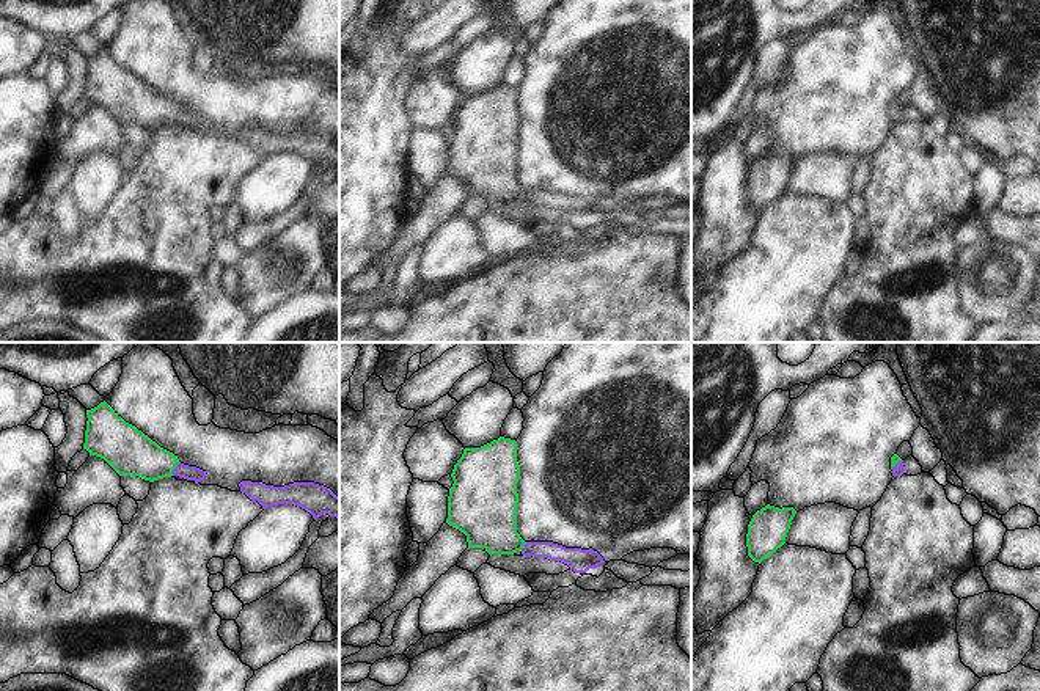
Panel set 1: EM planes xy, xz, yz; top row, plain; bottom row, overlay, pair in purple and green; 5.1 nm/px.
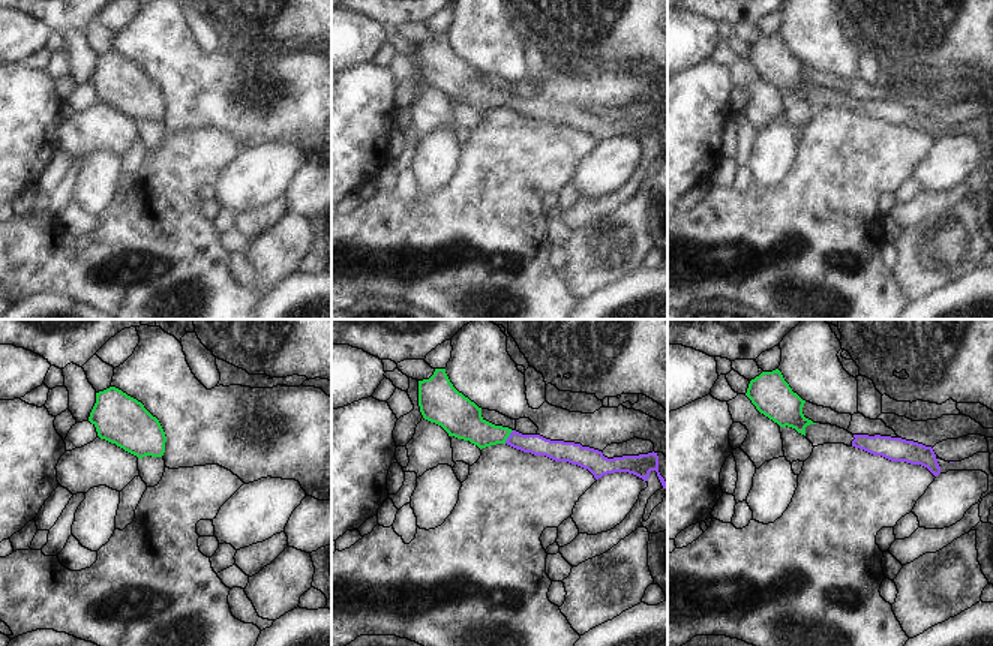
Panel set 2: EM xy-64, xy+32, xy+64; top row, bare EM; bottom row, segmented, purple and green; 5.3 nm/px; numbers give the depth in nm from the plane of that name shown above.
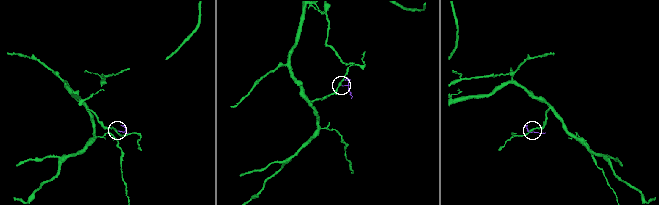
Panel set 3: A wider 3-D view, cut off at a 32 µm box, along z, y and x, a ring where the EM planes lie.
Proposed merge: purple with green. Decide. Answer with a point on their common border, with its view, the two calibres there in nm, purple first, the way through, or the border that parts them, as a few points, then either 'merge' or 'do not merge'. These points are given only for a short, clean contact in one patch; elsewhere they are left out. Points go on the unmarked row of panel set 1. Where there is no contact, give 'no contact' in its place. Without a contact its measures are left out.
xy (175, 116) | 80/240 nm | across xy (190, 121), (175, 116), (131, 101) | merge

